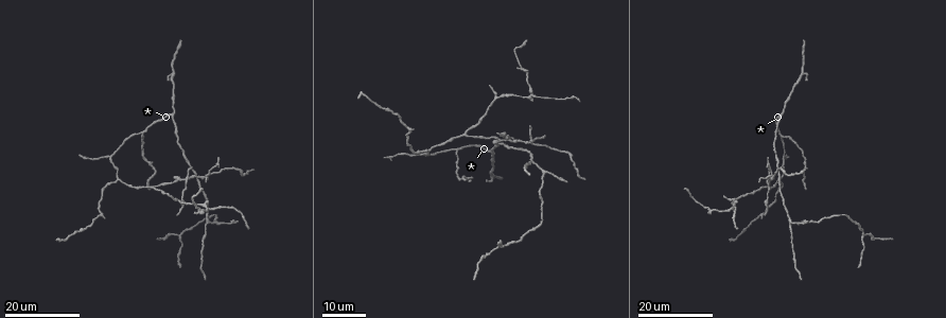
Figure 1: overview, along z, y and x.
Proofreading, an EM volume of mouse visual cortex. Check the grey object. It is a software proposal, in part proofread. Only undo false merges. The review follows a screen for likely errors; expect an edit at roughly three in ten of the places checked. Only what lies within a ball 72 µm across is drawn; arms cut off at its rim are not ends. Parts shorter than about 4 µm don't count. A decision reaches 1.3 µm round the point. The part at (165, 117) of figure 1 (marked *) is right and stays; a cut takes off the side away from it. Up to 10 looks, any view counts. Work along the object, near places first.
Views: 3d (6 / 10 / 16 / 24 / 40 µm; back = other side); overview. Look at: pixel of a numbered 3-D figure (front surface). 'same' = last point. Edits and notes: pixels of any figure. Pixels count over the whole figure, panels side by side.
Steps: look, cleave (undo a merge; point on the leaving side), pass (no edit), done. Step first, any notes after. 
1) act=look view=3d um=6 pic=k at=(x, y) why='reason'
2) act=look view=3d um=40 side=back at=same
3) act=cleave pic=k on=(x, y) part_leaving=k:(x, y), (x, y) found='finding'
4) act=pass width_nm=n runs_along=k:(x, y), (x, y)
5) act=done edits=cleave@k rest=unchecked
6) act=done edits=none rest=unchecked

act=look view=3d um=24 pic=1 at=(173, 115) why='side arm on a straight run'

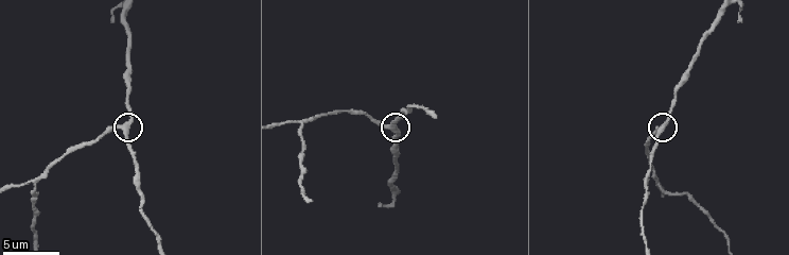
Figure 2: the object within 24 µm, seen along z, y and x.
act=look view=3d um=10 pic=2 at=(659, 131)

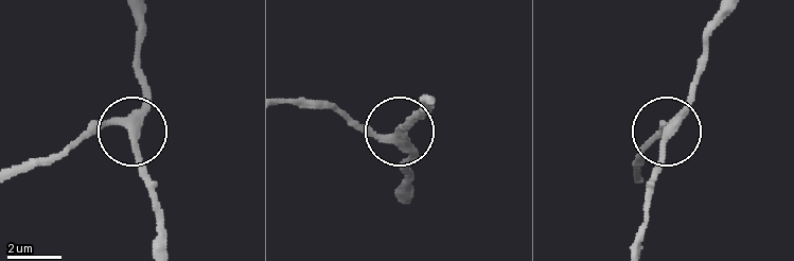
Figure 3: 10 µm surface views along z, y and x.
act=pass width_nm=300 runs_along=3:(657, 137), (707, 59) found='all the same cell'

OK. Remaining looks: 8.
act=look view=3d um=24 pic=1 at=(187, 177) why='four arms meet'

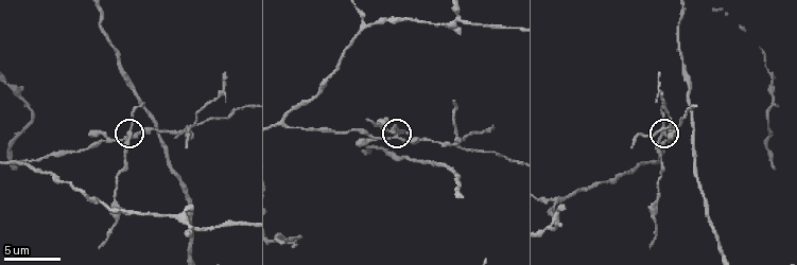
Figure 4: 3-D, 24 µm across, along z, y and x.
act=look view=3d um=10 pic=4 at=(130, 133) why='closer look'

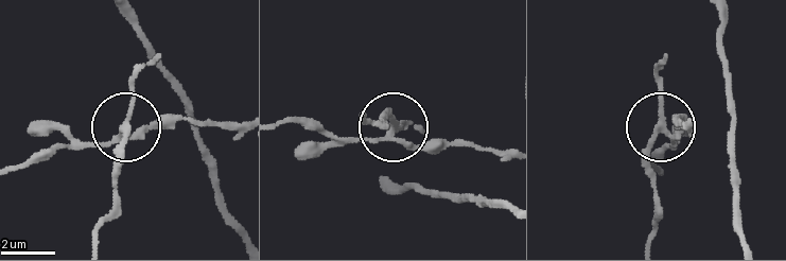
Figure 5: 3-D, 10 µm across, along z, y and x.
act=cleave pic=5 on=(112, 173) side_arm_um=12 arms=4 found='two cells meet here'

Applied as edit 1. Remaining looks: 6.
act=look view=3d um=16 pic=1 at=(784, 157) why='three arms meet'

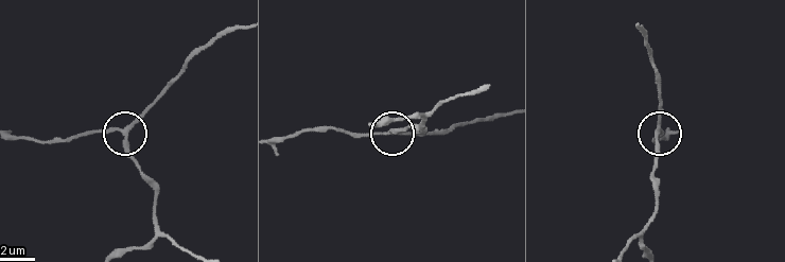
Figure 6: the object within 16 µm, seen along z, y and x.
act=look view=3d um=6 pic=6 at=(659, 134)

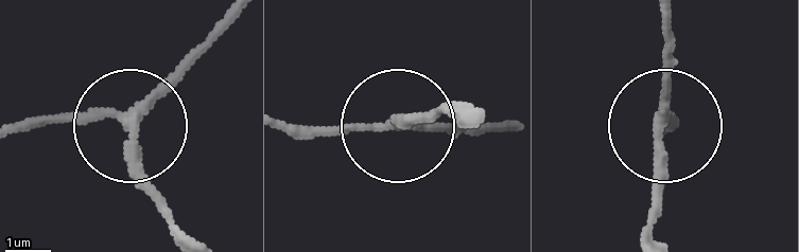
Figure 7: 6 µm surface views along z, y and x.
act=pass runs_along=7:(240, 14), (133, 124), (19, 124) found='all the same cell'

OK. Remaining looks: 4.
act=look view=3d um=10 pic=2 at=(658, 180) why='two arms in line, one across'

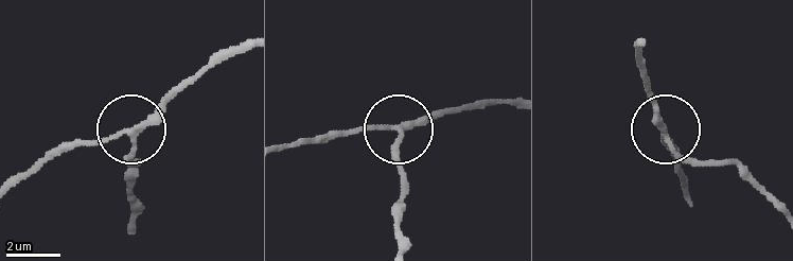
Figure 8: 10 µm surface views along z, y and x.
act=pass runs_along=8:(509, 104), (482, 100), (402, 124), (400, 199) found='one cell here'

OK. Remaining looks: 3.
act=look view=3d um=16 pic=1 at=(119, 180) why='three-way junction'

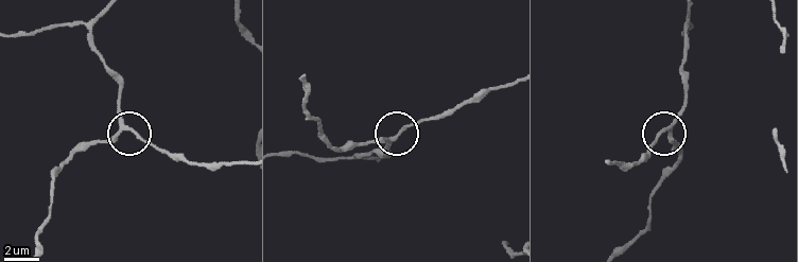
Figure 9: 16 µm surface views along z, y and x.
act=look view=3d um=10 pic=9 at=(123, 129)

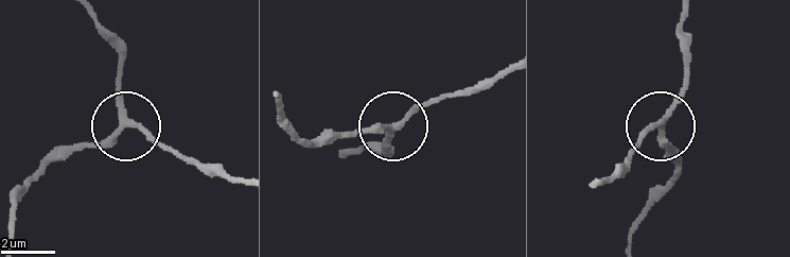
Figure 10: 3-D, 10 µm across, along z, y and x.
act=pass side_arm_um=33 arms=3 found='one cell here'

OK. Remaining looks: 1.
act=done edits=cleave@5 rest=unchecked

